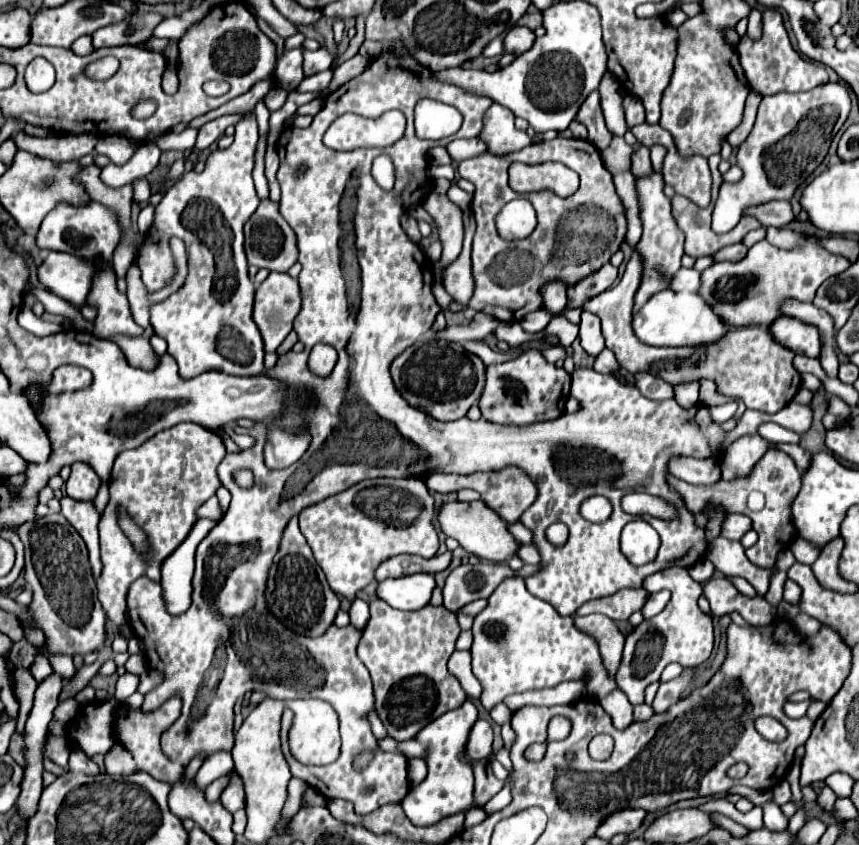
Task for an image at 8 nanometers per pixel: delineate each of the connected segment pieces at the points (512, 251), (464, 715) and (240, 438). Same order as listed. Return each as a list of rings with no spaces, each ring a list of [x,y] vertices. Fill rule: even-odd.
[[[556,137],[552,141],[530,145],[504,159],[494,157],[490,153],[480,153],[476,157],[460,161],[456,171],[460,177],[476,185],[472,203],[472,211],[478,223],[472,245],[472,277],[476,283],[476,291],[468,307],[492,315],[498,321],[514,321],[514,315],[520,309],[524,309],[524,315],[542,309],[540,287],[546,281],[564,279],[568,281],[568,285],[574,285],[584,275],[594,273],[604,263],[608,263],[612,253],[618,251],[620,243],[624,241],[626,235],[624,207],[614,191],[614,183],[608,169],[600,163],[600,153],[588,141]],[[512,161],[520,161],[526,165],[558,161],[580,175],[580,187],[574,195],[566,199],[542,191],[538,193],[540,199],[534,201],[534,191],[520,195],[510,189],[508,165]],[[518,197],[530,199],[538,215],[538,225],[530,237],[522,241],[506,241],[496,233],[494,217],[498,215],[502,205]]]
[[[466,701],[462,707],[440,715],[438,719],[428,723],[420,733],[416,733],[414,741],[426,747],[424,761],[428,765],[428,777],[418,787],[412,787],[406,799],[402,801],[402,809],[414,825],[438,823],[448,815],[474,807],[474,775],[472,763],[466,761],[466,743],[476,719],[476,707],[472,705],[472,701]]]
[[[227,429],[226,432],[234,441],[236,441],[236,445],[238,445],[240,449],[250,449],[250,447],[256,445],[256,439],[250,437],[250,435],[238,435],[231,429]]]

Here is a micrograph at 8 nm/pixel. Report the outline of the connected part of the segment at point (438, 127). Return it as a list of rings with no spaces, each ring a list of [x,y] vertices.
[[[420,99],[416,105],[416,135],[422,139],[442,139],[454,135],[461,127],[463,117],[452,106],[434,101]]]

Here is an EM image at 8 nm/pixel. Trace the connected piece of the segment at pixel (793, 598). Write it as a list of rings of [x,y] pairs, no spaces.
[[[786,581],[786,585],[784,585],[784,601],[786,603],[800,603],[800,587],[794,583],[794,581]]]

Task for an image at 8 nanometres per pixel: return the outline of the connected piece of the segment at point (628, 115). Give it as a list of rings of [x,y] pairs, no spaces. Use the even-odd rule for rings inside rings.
[[[627,94],[622,101],[622,107],[624,107],[624,119],[628,129],[645,122],[645,109],[636,96]]]

